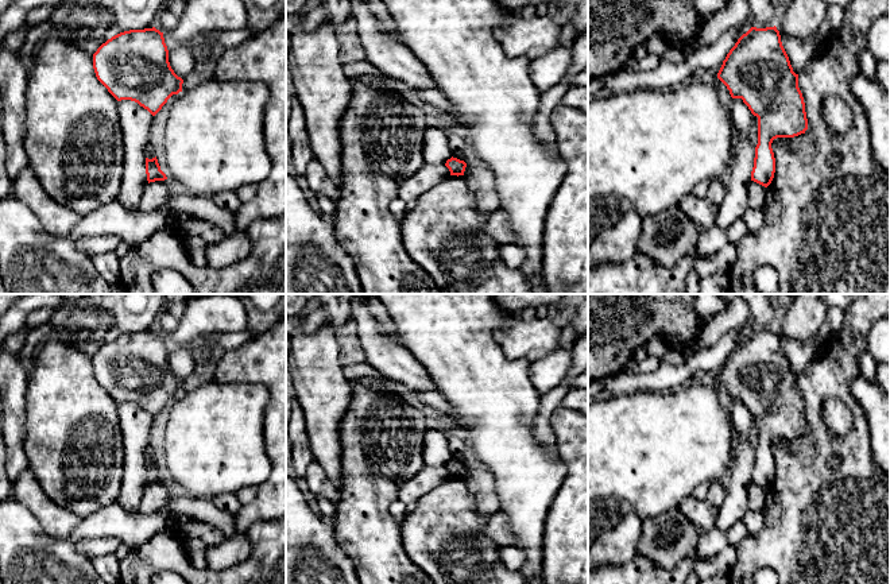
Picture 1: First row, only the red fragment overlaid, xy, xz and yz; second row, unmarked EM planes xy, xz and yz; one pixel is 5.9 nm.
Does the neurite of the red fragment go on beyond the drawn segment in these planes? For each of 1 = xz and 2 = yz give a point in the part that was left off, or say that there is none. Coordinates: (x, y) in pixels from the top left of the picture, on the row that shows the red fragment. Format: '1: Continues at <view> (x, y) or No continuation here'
1: No continuation here
2: No continuation here

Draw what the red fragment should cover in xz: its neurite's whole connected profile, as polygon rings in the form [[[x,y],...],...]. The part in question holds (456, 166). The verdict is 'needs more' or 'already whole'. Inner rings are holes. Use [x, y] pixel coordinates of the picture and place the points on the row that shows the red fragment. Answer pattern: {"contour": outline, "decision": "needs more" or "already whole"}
{"contour": [[[450,158],[446,160],[445,166],[449,169],[450,175],[464,175],[467,163],[464,160],[460,160],[457,158]]], "decision": "already whole"}

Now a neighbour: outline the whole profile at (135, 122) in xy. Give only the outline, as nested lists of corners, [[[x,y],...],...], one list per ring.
[[[131,100],[117,101],[117,115],[123,132],[125,151],[123,179],[117,200],[127,208],[138,208],[143,192],[148,185],[146,174],[146,146],[154,116]]]

